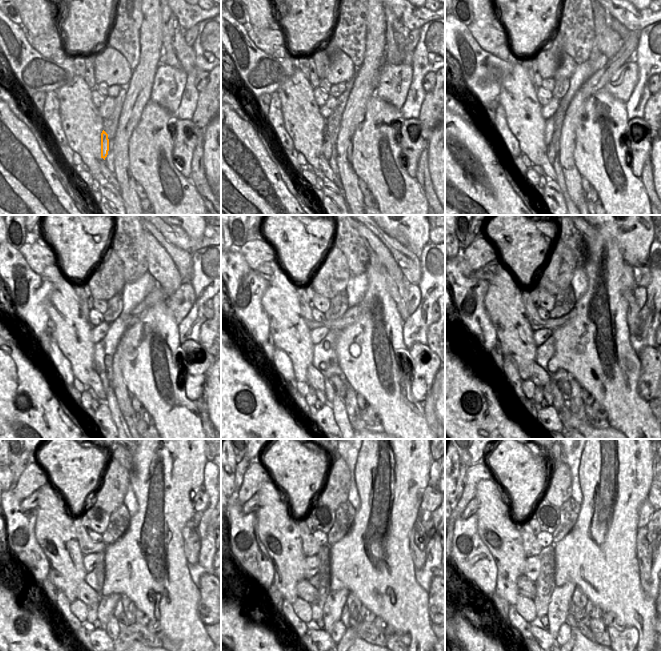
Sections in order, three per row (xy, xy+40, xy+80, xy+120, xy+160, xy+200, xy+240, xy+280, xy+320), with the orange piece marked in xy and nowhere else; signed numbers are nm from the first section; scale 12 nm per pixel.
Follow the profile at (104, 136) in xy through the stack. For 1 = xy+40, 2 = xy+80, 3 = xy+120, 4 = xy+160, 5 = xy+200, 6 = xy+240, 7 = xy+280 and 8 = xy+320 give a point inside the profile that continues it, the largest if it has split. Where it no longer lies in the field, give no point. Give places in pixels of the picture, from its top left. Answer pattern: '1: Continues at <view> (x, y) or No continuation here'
1: Continues at xy+40 (326, 145)
2: Continues at xy+80 (549, 150)
3: Continues at xy+120 (102, 375)
4: Continues at xy+160 (330, 392)
5: Continues at xy+200 (558, 400)
6: Continues at xy+240 (113, 628)
7: Continues at xy+280 (339, 629)
8: Continues at xy+320 (565, 632)

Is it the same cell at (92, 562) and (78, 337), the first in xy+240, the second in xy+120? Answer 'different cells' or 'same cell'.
different cells

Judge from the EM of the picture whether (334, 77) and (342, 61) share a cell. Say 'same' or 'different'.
same

